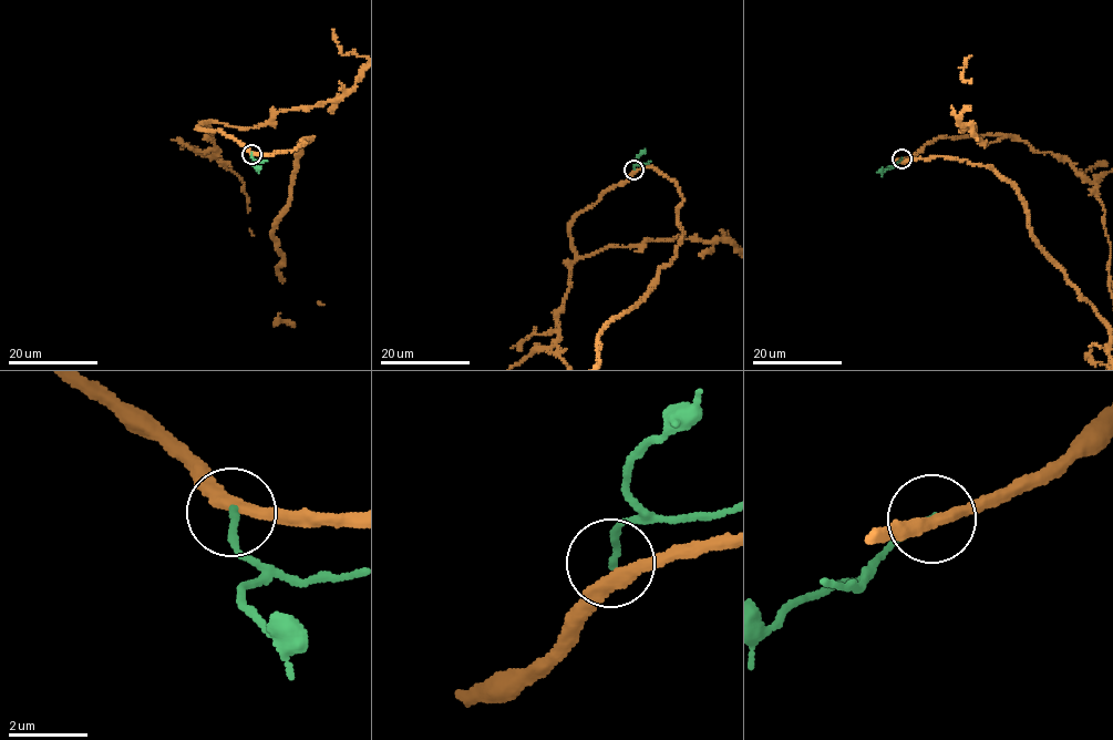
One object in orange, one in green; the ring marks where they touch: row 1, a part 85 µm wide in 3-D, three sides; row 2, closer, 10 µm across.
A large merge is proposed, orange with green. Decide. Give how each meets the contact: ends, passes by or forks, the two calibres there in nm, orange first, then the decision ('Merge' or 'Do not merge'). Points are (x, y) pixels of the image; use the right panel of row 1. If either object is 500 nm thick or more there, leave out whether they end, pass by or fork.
At the ring orange passes by. At the ring green ends. Thickness 300 nm (orange) against 160 nm. Do not merge

